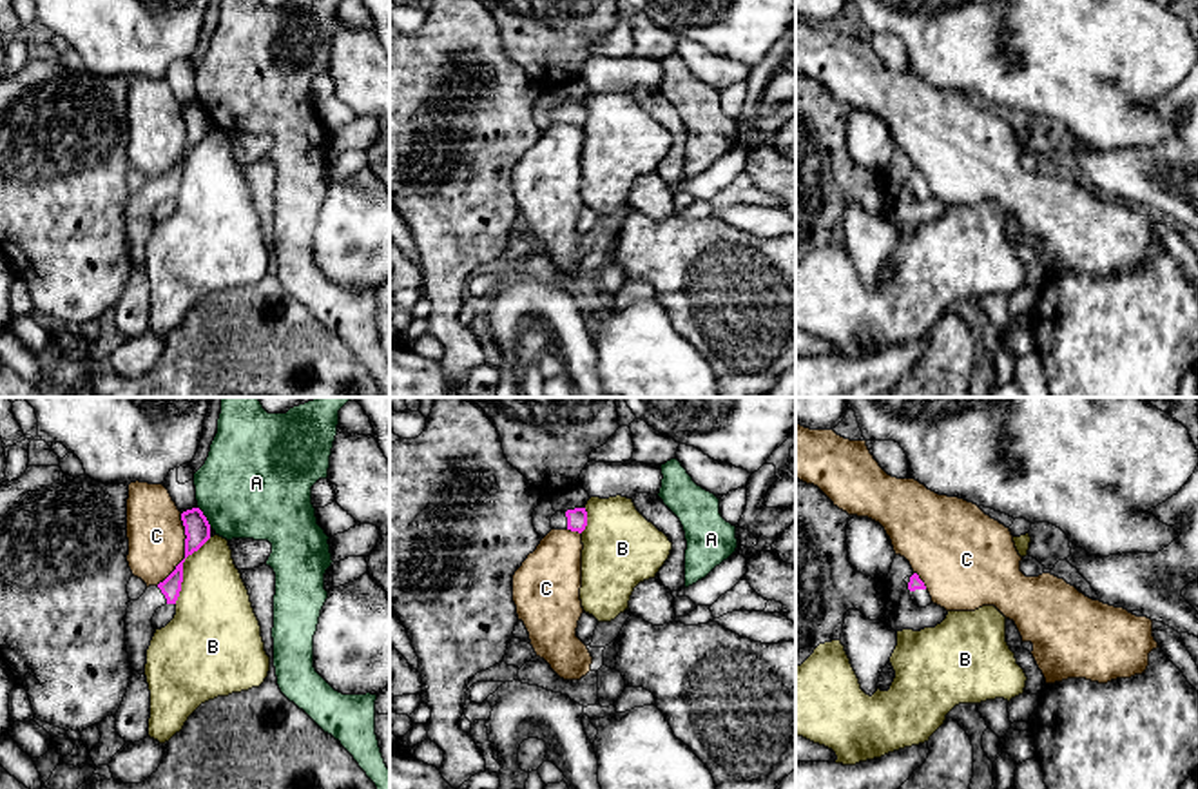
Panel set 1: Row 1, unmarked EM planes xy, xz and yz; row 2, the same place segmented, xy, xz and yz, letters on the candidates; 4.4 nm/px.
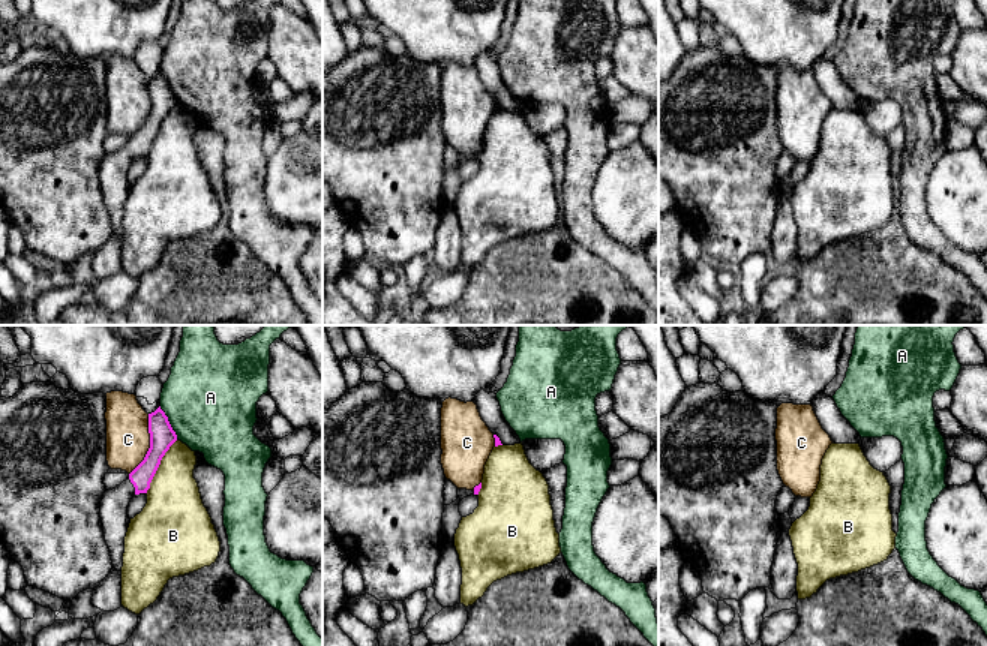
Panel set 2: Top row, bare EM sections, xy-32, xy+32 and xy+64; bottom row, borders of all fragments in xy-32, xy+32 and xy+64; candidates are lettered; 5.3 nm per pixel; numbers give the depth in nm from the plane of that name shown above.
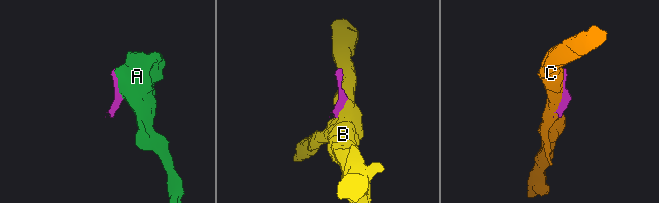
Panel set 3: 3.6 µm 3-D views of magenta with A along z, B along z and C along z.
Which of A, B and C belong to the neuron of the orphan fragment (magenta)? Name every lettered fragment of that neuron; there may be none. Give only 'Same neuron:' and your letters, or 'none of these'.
Same neuron: none of these

